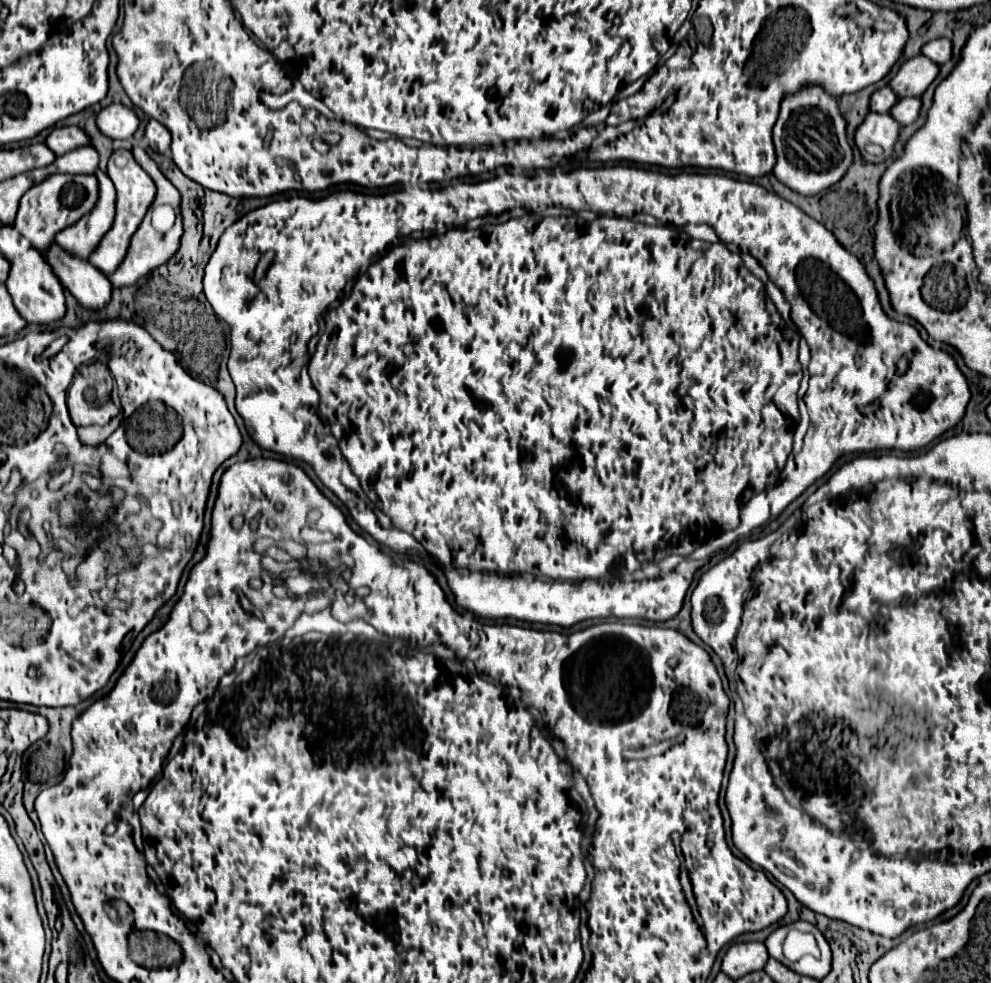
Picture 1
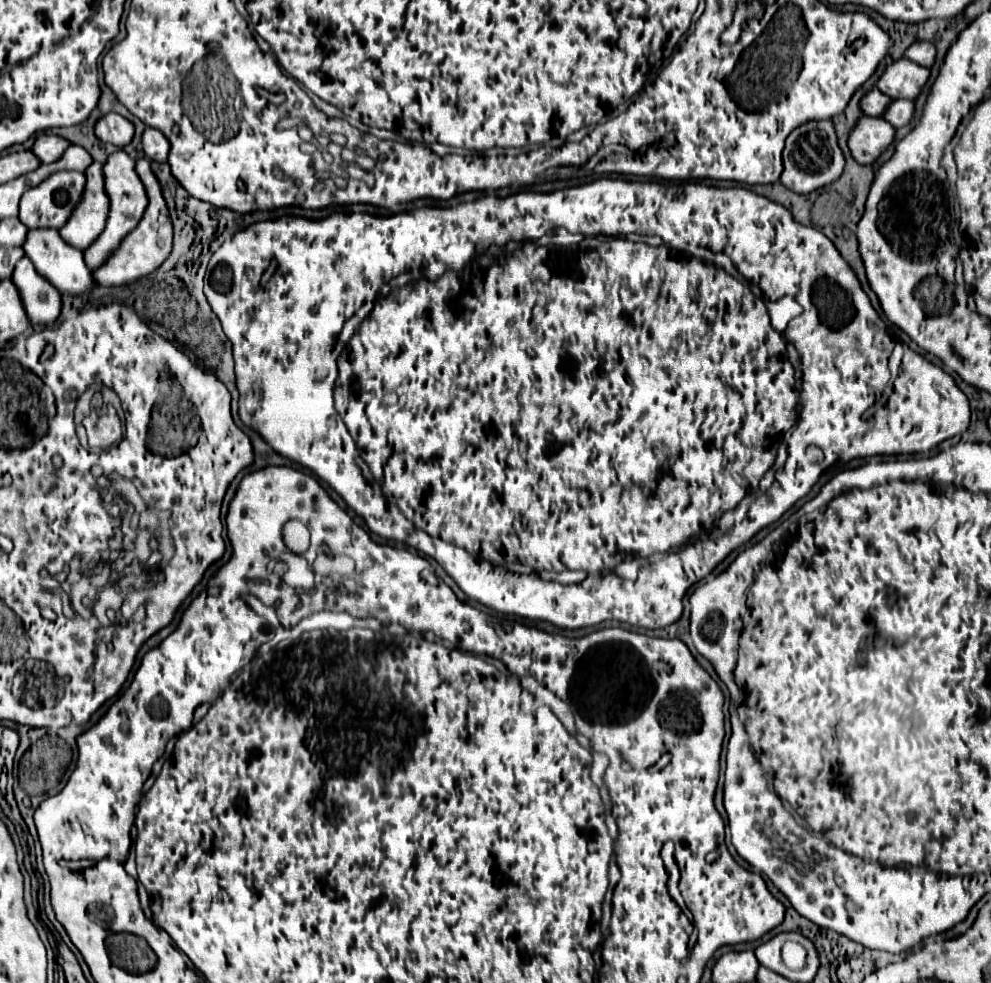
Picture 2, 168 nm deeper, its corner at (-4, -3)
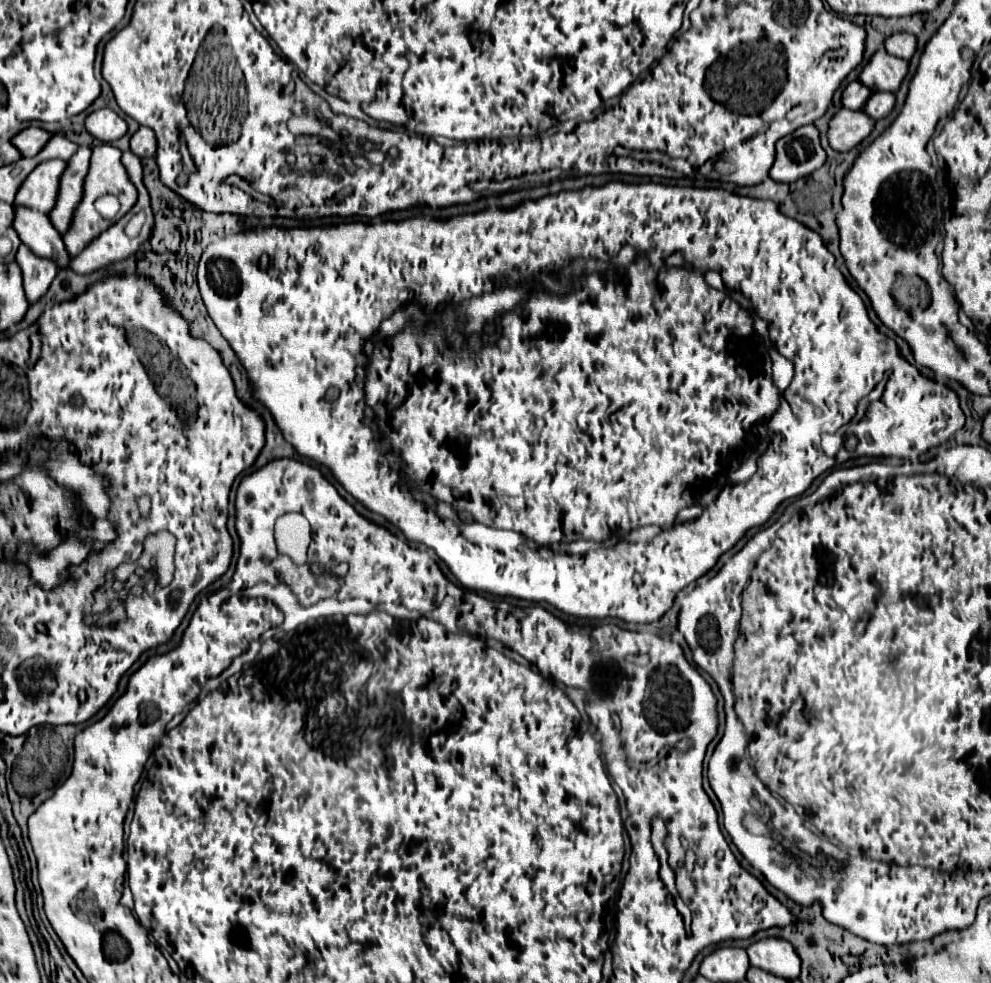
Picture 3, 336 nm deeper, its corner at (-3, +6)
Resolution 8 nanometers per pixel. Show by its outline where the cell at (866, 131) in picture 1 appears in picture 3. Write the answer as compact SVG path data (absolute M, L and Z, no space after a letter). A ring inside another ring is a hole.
M839 108L837 114L829 122L827 140L829 146L837 152L849 152L873 130L873 120L865 112L853 112L847 108Z

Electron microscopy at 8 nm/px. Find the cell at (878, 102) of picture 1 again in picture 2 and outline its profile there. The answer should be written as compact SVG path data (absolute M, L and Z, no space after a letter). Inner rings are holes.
M872 89L860 103L862 111L870 117L882 117L884 115L884 109L888 109L888 105L892 103L892 99L884 93L880 93L878 89Z

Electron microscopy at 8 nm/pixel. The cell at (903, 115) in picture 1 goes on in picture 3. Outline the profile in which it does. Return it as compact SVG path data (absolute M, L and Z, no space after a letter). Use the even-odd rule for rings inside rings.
M871 92L867 104L863 106L863 112L867 112L867 116L871 116L873 120L879 120L891 112L893 104L895 96L891 92Z

